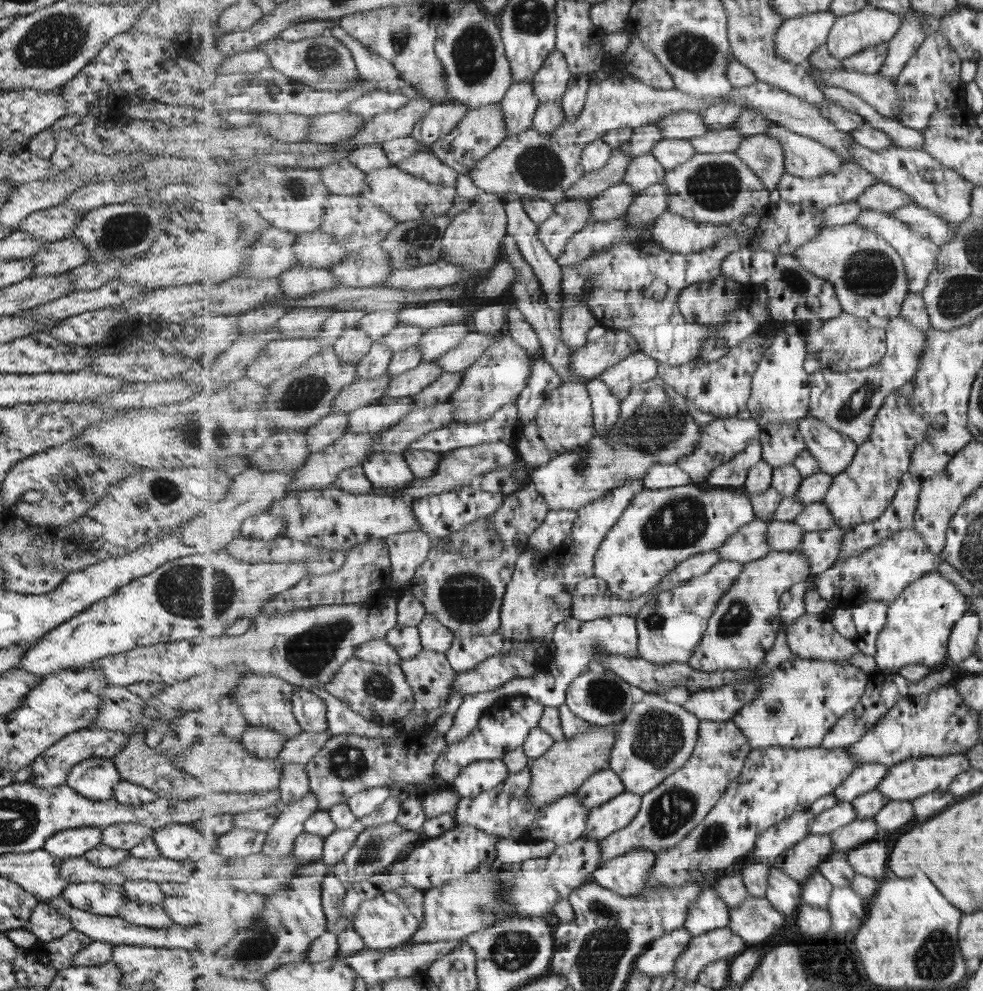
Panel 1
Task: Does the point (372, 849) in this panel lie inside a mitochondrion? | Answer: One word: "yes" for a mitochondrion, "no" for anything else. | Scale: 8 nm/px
yes

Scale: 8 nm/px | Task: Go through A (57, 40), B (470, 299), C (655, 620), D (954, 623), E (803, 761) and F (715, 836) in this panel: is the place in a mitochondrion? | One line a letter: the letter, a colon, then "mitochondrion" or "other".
A: mitochondrion
B: other
C: mitochondrion
D: other
E: other
F: mitochondrion

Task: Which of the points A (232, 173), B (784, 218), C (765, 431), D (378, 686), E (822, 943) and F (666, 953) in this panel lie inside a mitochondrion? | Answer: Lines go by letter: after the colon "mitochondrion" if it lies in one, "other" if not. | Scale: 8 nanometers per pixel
A: other
B: other
C: other
D: mitochondrion
E: other
F: other

